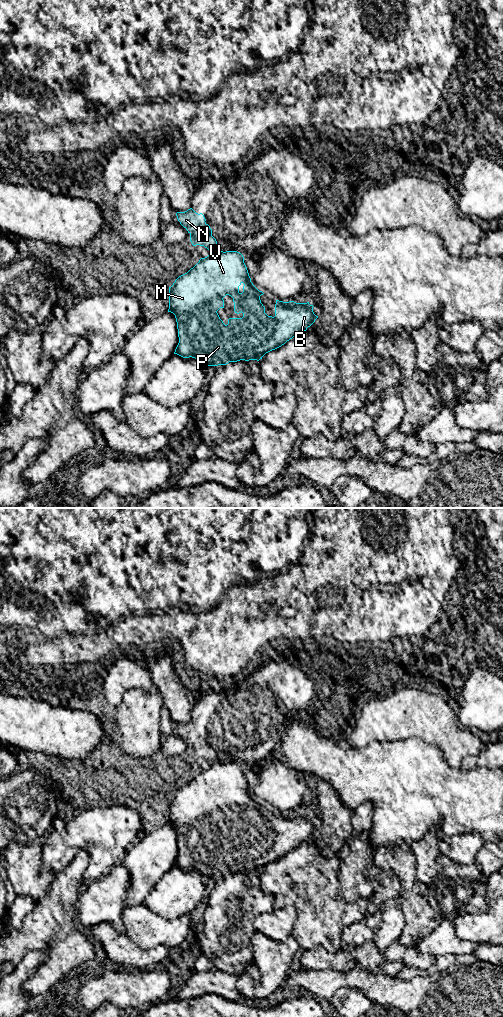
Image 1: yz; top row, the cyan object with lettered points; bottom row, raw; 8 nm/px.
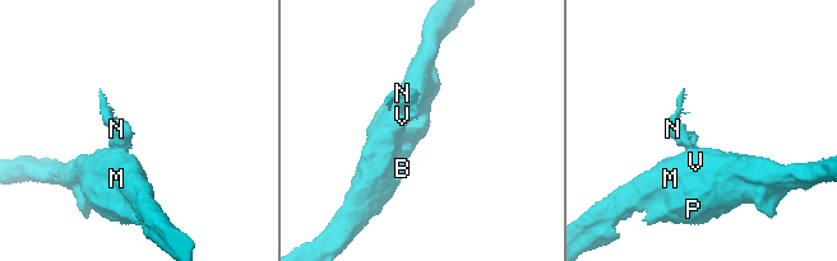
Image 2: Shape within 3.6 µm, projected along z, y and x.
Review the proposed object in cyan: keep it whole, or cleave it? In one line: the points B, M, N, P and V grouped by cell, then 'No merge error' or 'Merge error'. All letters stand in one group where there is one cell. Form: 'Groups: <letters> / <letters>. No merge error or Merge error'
Groups: B M P V / N. Merge error

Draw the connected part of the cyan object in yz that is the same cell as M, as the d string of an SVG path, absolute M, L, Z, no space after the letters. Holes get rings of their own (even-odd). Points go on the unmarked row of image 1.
M212 763L207 769L201 770L193 780L179 788L169 799L168 824L175 827L179 849L174 866L183 870L195 870L205 878L226 877L229 874L240 872L259 873L266 865L281 859L293 849L306 843L318 830L313 824L314 818L310 817L309 814L296 815L279 812L276 812L275 828L268 828L260 812L260 808L263 806L251 794L241 765L237 763ZM226 807L233 810L235 825L243 825L242 830L229 830L227 837L223 835L217 825L220 820L224 820L223 810Z

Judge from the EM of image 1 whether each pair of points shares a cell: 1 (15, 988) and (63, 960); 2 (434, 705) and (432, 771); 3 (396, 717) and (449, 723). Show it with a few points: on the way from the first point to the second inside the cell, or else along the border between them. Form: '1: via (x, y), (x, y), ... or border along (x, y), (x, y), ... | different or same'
1: border along (38, 967), (23, 983), (23, 990), (31, 998) | different
2: border along (410, 738), (420, 738), (437, 746), (447, 763) | different
3: via (409, 717), (428, 717), (436, 723) | same

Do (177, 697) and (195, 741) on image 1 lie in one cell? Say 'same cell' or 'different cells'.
different cells

